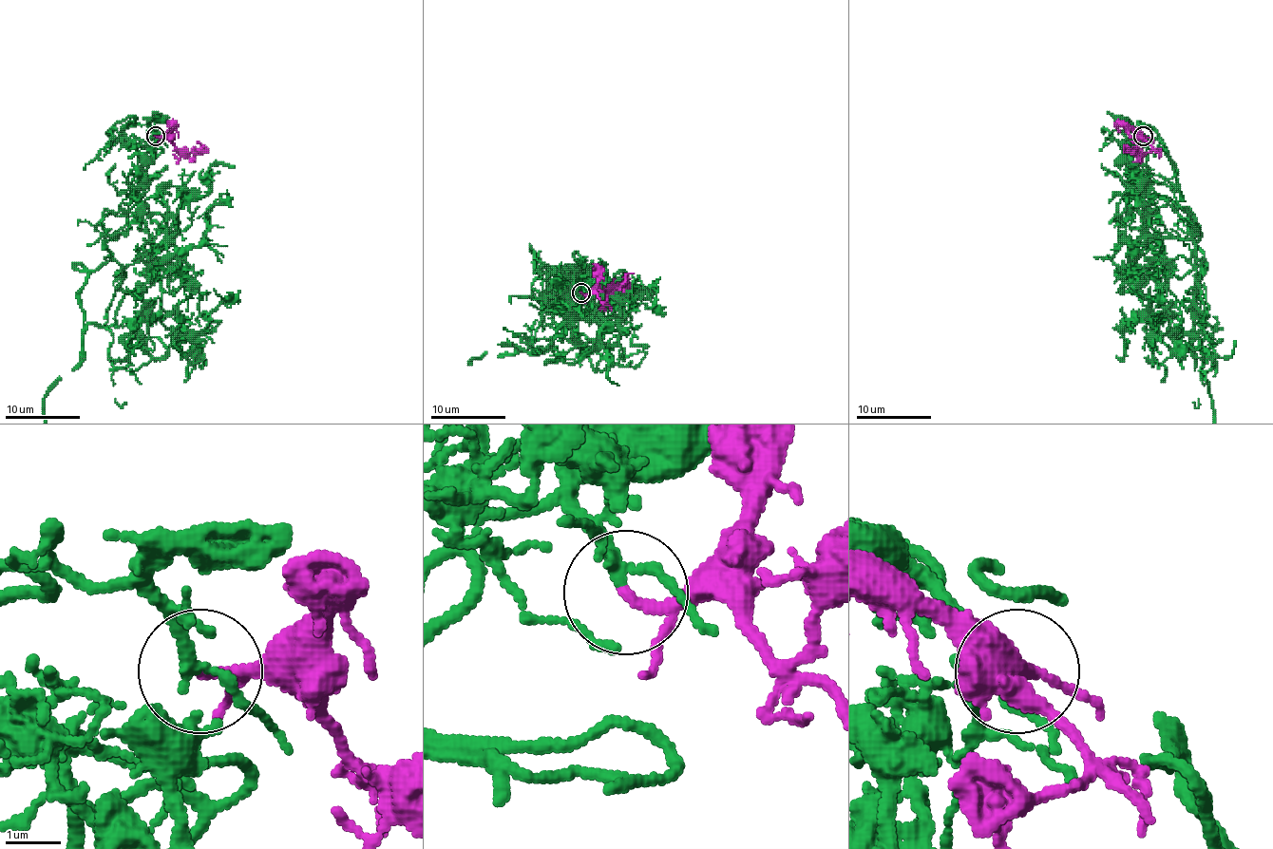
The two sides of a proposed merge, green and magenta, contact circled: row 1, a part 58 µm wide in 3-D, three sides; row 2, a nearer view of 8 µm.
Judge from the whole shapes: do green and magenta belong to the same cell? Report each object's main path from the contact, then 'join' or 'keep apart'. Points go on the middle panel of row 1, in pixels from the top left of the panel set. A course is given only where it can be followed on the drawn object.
course magenta (581, 292), (595, 293), (602, 301), (617, 286), (628, 288), (622, 281); join

